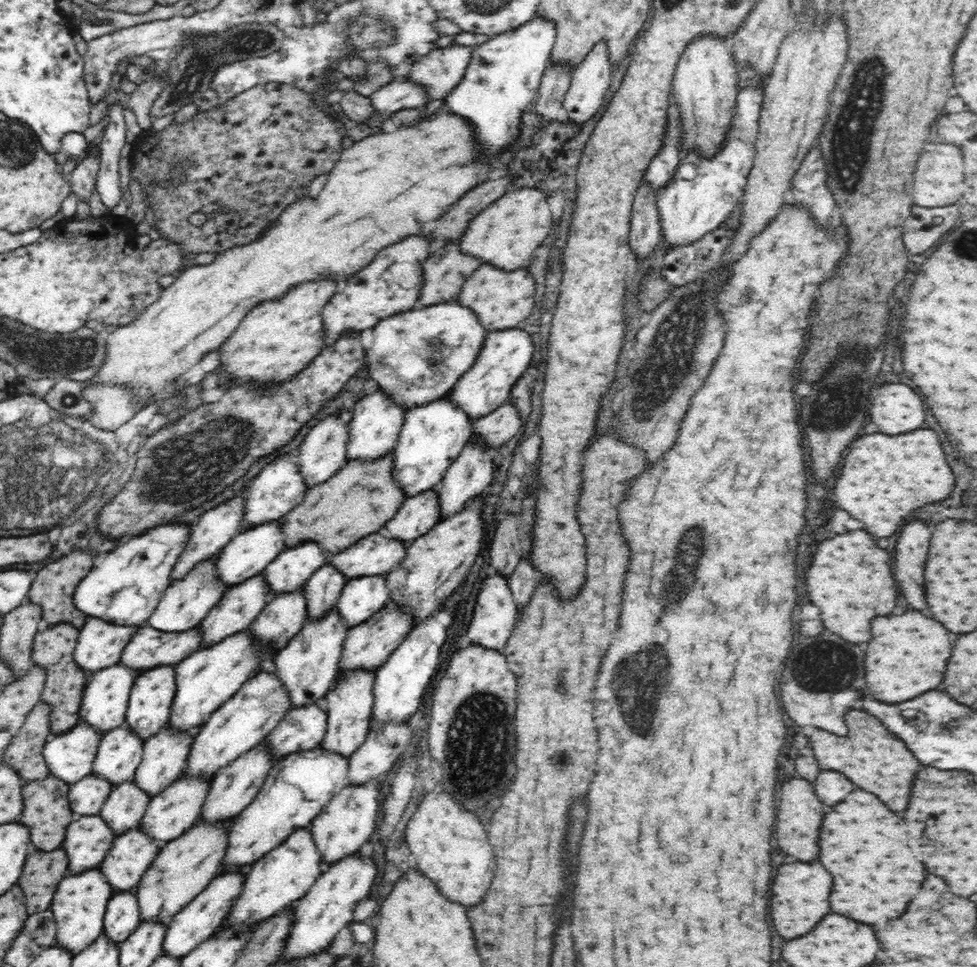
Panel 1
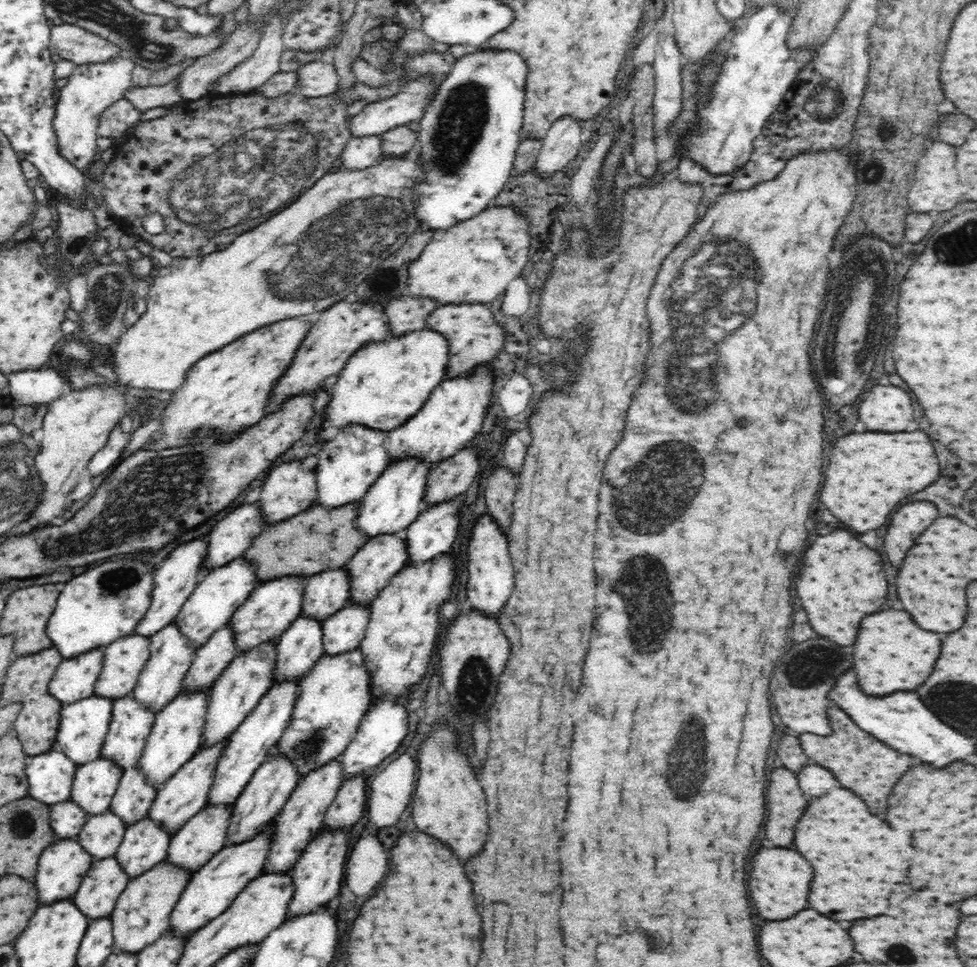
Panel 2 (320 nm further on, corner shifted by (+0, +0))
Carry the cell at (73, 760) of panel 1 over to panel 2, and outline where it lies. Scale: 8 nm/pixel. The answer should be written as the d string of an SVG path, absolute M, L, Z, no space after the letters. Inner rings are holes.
M48 752L27 758L25 768L28 795L48 806L70 799L77 764L63 752Z

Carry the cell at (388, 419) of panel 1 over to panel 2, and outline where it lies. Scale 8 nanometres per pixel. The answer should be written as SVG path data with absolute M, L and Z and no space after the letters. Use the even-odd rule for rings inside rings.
M350 424L340 428L333 440L325 441L317 454L316 503L330 509L359 502L390 463L385 445L386 435L387 431Z

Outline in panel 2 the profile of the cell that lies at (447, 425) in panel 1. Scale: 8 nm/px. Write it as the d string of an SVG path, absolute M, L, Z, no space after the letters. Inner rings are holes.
M409 456L408 458L399 458L394 463L390 462L386 470L380 475L380 478L370 486L368 492L358 502L359 509L355 525L359 528L359 531L363 532L368 539L380 536L380 534L403 534L407 526L412 524L423 510L423 496L427 492L426 479L434 466L436 464L424 463L420 458L409 458Z

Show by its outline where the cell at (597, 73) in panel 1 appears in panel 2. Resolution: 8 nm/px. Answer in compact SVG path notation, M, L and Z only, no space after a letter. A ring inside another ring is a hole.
M562 116L554 121L542 139L542 148L530 173L549 178L563 170L583 145L580 140L581 127L582 120L571 116Z

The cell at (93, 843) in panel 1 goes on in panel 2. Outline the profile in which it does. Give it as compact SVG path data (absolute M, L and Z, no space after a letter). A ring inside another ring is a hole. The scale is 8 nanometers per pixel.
M76 838L58 840L45 848L39 856L37 873L34 878L39 904L46 906L56 900L71 899L93 862L94 857L80 846Z

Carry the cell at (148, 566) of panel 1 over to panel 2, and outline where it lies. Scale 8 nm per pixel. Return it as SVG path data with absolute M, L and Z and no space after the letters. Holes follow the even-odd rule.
M121 559L119 561L101 562L93 569L88 569L64 583L60 591L54 612L48 619L45 631L52 647L59 650L64 658L74 658L88 650L101 648L115 640L133 633L137 622L146 614L151 603L153 589L154 567L148 567L147 562L138 559Z

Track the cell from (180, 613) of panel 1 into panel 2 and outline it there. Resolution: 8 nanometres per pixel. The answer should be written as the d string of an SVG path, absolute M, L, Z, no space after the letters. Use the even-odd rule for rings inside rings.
M174 622L161 628L160 632L156 632L149 639L151 640L150 656L146 661L146 667L142 669L132 696L142 707L156 714L183 692L183 681L194 660L195 649L189 645L189 640Z

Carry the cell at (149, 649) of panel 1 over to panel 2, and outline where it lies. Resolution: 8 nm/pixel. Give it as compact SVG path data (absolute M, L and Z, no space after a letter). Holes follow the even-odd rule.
M132 633L104 646L103 666L94 695L104 699L130 696L150 656L148 636Z

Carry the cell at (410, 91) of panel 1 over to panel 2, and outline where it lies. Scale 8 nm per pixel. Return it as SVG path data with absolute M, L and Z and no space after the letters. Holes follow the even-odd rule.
M381 136L350 138L339 156L341 168L364 170L368 166L380 164L383 156L381 144Z

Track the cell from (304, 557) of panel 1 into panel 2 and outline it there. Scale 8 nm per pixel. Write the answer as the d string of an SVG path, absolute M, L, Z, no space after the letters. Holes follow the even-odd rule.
M282 576L261 582L250 592L246 602L238 607L229 620L229 625L235 634L235 646L239 652L252 650L270 640L277 641L280 635L286 632L286 628L301 616L306 579L306 576Z

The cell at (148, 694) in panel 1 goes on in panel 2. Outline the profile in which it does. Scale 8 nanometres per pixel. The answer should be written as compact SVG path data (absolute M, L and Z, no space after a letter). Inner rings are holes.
M134 696L114 699L109 732L104 740L100 757L115 762L124 771L132 766L137 766L146 740L152 732L155 714L142 707L134 700Z

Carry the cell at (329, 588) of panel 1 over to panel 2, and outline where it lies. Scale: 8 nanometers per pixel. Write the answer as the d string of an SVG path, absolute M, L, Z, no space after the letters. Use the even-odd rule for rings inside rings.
M298 616L276 641L274 684L300 680L323 652L322 622Z

